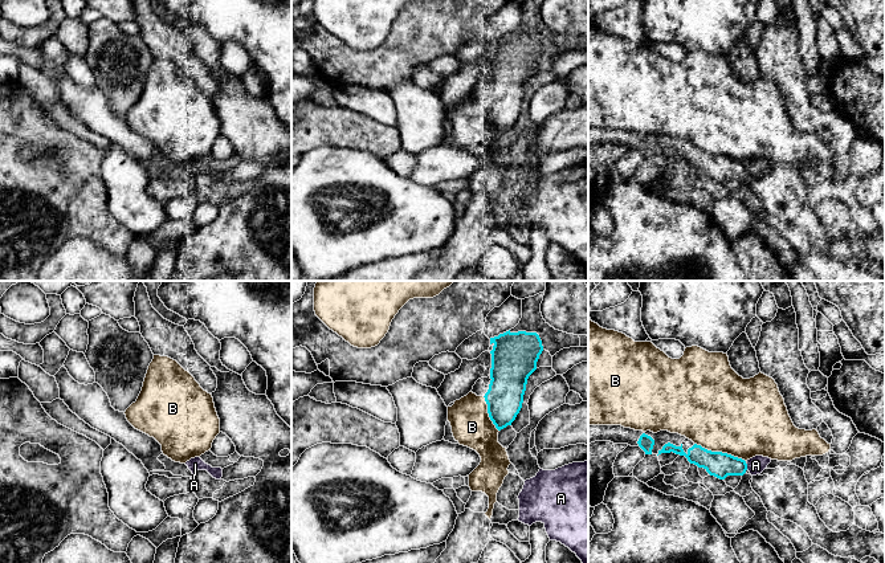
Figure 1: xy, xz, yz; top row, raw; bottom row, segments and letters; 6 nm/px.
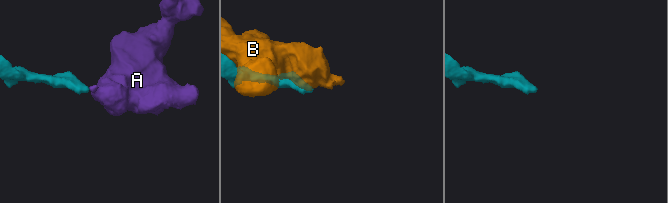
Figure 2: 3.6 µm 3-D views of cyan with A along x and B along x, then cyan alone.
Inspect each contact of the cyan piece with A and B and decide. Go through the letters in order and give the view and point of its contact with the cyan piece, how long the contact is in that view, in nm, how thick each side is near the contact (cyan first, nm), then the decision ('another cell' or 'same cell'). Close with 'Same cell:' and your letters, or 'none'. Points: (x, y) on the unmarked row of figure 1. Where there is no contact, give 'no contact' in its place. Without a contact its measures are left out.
A: yz (746, 170) | 50 nm | 150/110 nm | another cell
B: yz (721, 155) | 340 nm | 150/480 nm | another cell
Same cell: none

